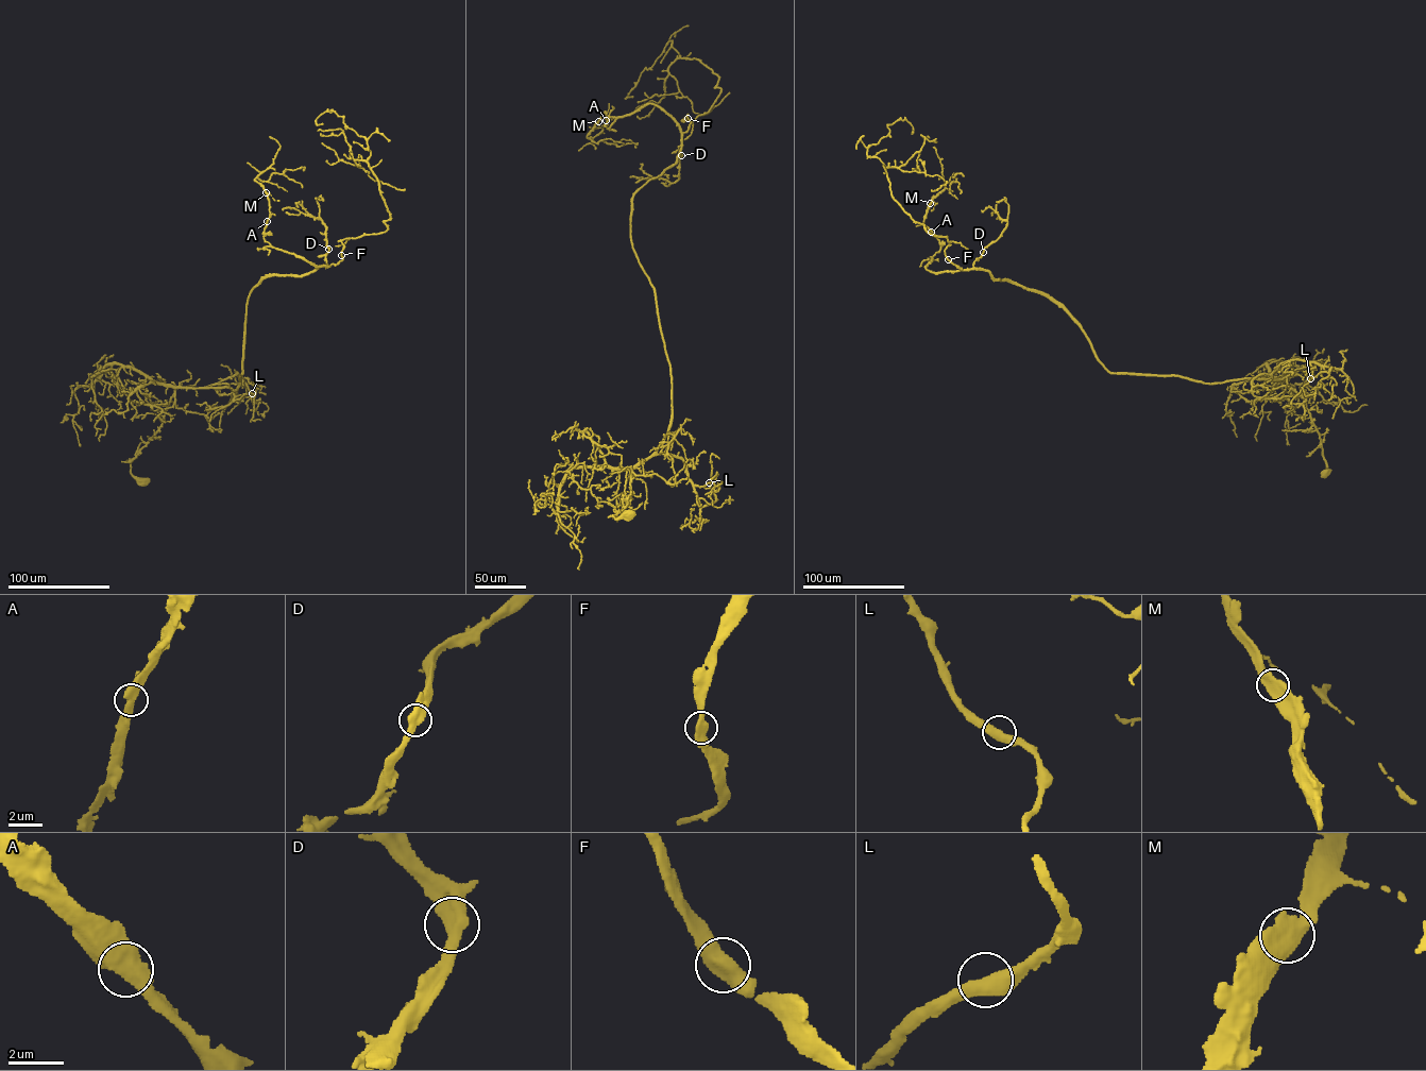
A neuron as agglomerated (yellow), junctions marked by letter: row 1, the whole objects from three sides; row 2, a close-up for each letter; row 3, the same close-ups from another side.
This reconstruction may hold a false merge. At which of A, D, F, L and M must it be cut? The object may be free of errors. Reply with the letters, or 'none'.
none

